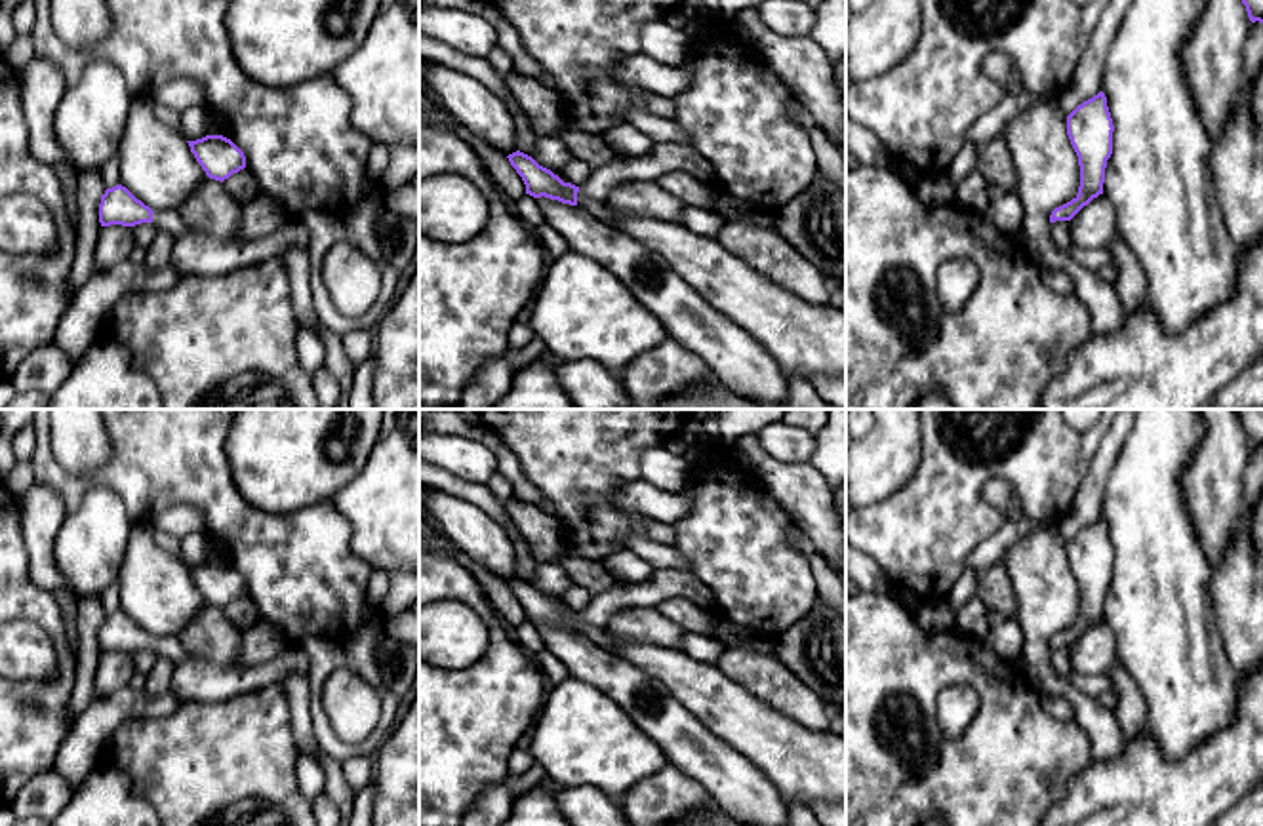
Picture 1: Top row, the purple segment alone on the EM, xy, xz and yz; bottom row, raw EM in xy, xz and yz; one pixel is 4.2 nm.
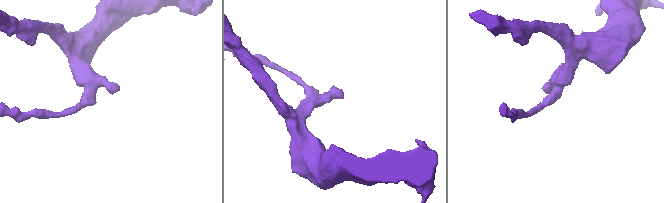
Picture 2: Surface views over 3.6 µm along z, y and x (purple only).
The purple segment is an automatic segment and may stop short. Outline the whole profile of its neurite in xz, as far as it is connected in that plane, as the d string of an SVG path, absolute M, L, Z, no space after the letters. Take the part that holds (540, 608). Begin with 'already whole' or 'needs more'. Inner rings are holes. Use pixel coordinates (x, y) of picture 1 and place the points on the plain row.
needs more; M655 569L644 582L617 584L594 596L583 613L564 609L551 596L539 592L531 582L516 577L507 582L522 603L526 620L551 624L577 632L577 622L606 628L608 620L629 607L657 607L663 600L684 598L697 607L714 613L712 592L688 569Z

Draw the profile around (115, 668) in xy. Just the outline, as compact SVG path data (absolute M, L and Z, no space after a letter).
M101 653L93 679L95 697L109 697L110 693L128 685L133 674L135 668L131 662L131 653Z

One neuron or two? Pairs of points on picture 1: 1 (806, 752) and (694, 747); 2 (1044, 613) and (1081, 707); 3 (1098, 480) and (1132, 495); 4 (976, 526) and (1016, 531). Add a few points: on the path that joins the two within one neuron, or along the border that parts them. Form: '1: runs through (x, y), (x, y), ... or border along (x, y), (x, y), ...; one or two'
1: border along (700, 720), (768, 777); two
2: runs through (1039, 638), (1039, 667), (1058, 686); one
3: border along (1124, 442), (1111, 469), (1100, 516); two
4: border along (983, 488), (1002, 526), (966, 560); two

